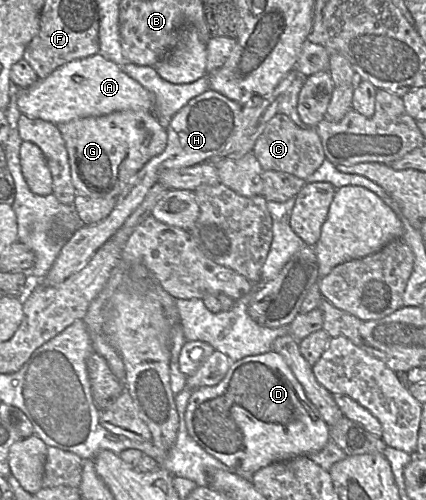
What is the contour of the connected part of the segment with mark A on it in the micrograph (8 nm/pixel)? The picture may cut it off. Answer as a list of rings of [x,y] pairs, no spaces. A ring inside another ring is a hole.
[[[95,54],[72,60],[53,71],[34,85],[19,90],[17,105],[20,112],[30,118],[38,118],[56,125],[69,121],[108,115],[116,111],[151,111],[154,97],[136,80],[127,75],[123,68]]]

